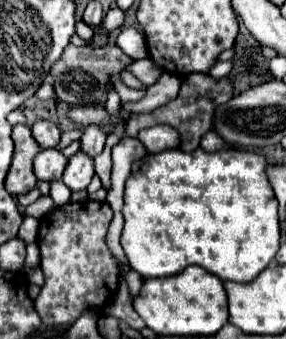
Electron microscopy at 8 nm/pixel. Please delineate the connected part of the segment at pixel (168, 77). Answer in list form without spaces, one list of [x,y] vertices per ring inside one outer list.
[[[162,73],[160,79],[148,87],[146,95],[136,101],[136,103],[122,103],[122,119],[128,119],[132,113],[148,113],[154,111],[162,105],[166,105],[168,101],[172,101],[174,97],[178,97],[178,89],[182,85],[182,79],[174,73]]]

